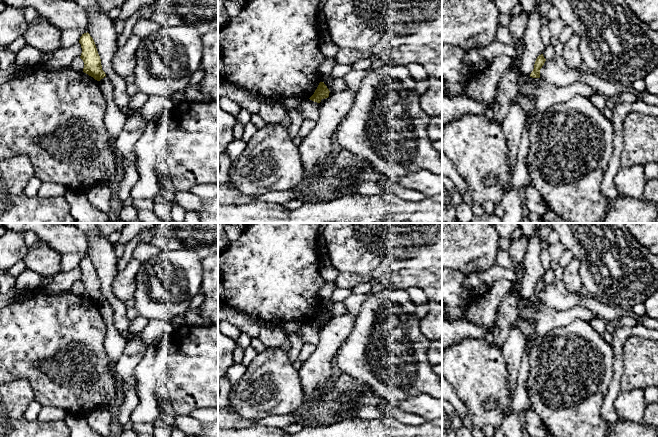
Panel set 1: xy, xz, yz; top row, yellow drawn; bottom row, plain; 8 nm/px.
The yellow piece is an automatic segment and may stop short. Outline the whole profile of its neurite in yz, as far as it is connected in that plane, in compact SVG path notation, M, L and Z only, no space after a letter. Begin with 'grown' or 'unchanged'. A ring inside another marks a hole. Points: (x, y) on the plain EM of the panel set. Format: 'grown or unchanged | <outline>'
unchanged | M543 278L539 279L535 285L534 293L530 298L532 302L540 302L540 293L544 289L546 283L544 282Z

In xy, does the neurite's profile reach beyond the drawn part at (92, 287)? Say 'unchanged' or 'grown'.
unchanged

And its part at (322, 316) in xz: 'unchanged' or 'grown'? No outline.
unchanged

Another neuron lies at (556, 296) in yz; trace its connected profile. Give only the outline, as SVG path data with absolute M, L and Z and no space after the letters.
M562 280L546 284L540 293L540 302L555 310L570 310L574 307L587 308L594 317L605 322L619 320L627 315L637 319L642 318L636 316L632 310L606 305L588 294L582 295L581 292L571 292L566 288Z

